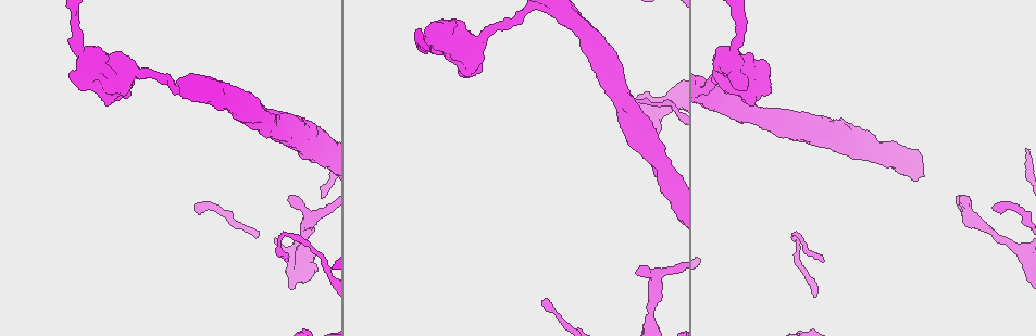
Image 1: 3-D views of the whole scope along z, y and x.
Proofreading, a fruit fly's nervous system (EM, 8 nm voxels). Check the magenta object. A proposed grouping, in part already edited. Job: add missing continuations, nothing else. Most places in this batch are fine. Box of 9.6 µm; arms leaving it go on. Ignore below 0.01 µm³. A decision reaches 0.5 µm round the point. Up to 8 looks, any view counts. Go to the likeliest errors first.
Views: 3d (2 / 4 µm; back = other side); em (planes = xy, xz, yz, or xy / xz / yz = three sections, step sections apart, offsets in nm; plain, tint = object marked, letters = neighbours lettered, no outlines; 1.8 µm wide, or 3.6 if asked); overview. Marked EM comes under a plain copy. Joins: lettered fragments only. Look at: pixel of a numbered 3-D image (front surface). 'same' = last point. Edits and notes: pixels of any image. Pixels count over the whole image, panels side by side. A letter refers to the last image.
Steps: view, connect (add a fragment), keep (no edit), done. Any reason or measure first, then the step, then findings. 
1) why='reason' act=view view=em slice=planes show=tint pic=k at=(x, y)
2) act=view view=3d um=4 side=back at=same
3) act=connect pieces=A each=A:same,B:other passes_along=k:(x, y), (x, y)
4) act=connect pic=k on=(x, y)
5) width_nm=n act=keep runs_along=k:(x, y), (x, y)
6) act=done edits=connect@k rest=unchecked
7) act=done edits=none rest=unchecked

why='calibre changes' act=view view=em um=3.6 slice=planes show=letters pic=1 at=(98, 67)

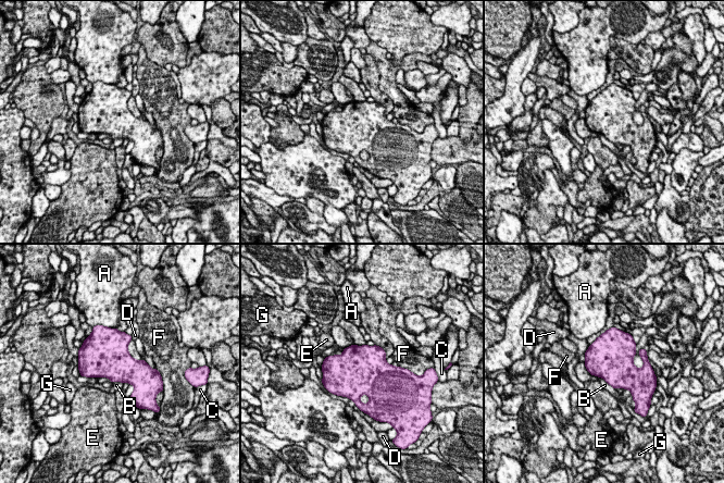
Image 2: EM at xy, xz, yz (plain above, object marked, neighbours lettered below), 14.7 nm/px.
longest_contact=B:340nm act=keep each=A:other,B:other,C:other,D:other,E:other,F:other,G:other border=2:(598, 375), (615, 389) found='no lettered fragment goes on from it'

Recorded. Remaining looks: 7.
why='branch stops here' act=view view=3d um=4 pic=1 at=(290, 196)

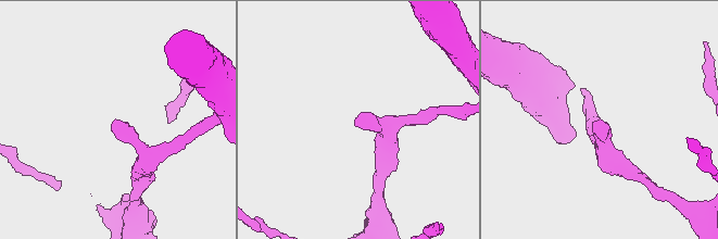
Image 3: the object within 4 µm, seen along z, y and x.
act=view view=em slice=planes show=tint pic=3 at=(599, 123)

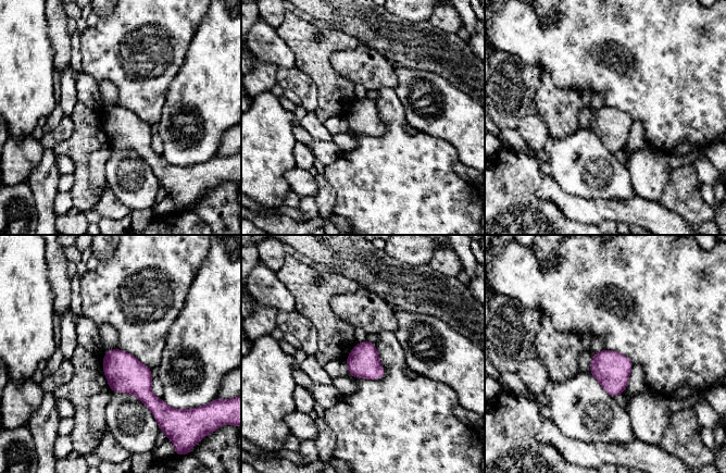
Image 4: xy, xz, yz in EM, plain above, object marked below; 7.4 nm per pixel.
act=view view=em slice=planes show=letters at=same

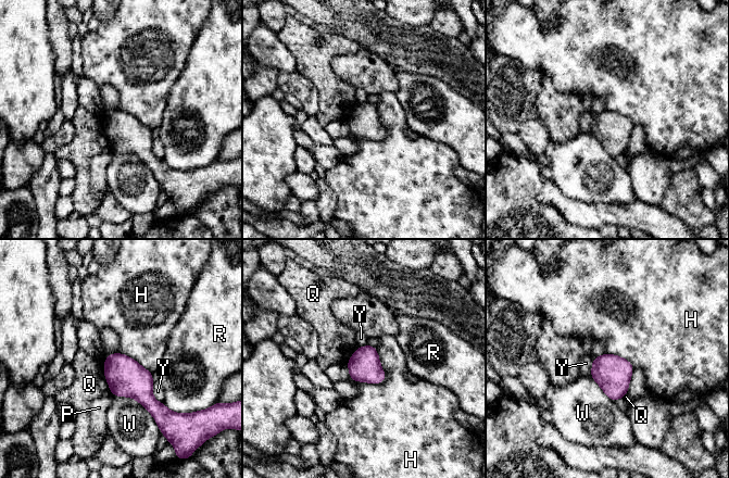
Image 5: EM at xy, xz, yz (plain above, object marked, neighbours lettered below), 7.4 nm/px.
act=keep each=H:other,P:other,Q:other,R:other,W:other,Y:other border=5:(374, 347), (385, 378), (353, 380) found='none of them fits'

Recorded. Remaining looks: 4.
act=view view=em slice=planes show=letters pic=1 at=(285, 259)

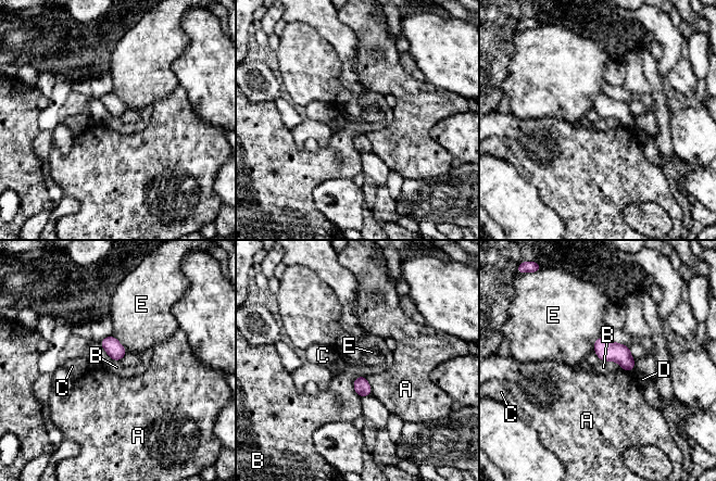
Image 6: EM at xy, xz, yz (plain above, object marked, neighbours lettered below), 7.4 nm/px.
act=keep each=A:other,B:other,C:other,D:other,E:other found='none of them fits'

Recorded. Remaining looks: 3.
act=done edits=none rest=unchecked

